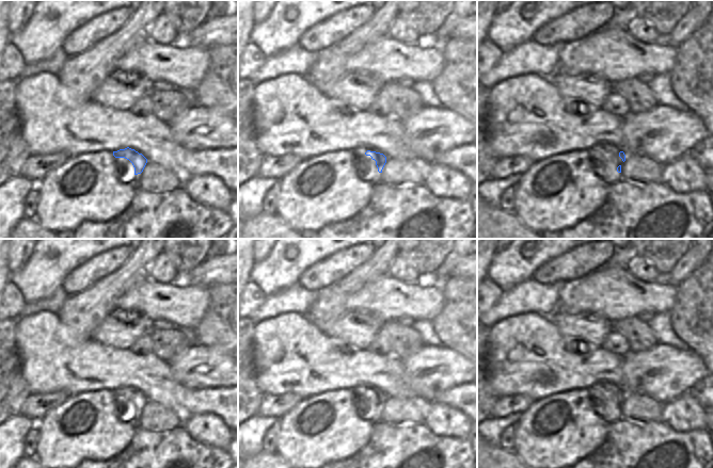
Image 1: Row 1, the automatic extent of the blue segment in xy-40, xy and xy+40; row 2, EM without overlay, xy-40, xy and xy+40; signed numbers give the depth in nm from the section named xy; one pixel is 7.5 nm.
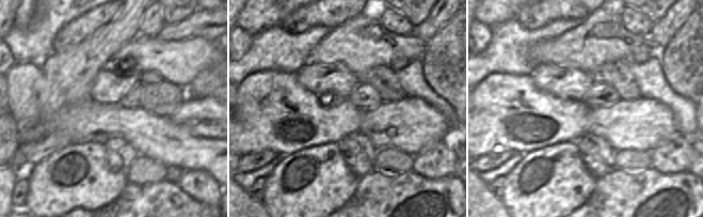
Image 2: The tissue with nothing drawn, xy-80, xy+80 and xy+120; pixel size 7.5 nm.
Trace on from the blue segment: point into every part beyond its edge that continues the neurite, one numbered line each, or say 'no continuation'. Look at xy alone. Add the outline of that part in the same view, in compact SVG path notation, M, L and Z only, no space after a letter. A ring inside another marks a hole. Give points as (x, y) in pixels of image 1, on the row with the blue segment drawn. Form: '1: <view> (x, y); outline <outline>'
1: xy (361, 161); outline M358 147L352 151L352 163L356 172L356 176L374 185L380 181L382 173L378 172L376 161L370 156L366 156L367 150L376 151L370 147ZM376 151L378 152L378 151Z

